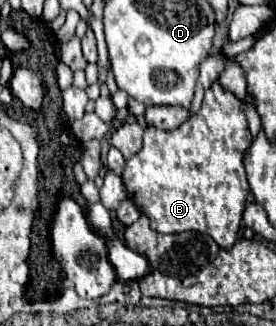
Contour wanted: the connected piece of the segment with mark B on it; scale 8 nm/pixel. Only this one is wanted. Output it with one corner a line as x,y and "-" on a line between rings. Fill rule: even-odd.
216,81
206,91
202,109
188,117
184,125
174,131
148,127
144,147
126,161
122,173
128,199
148,215
154,231
208,233
222,249
230,251
236,243
246,195
250,191
242,163
250,139
242,101
-
198,139
200,143
196,143

